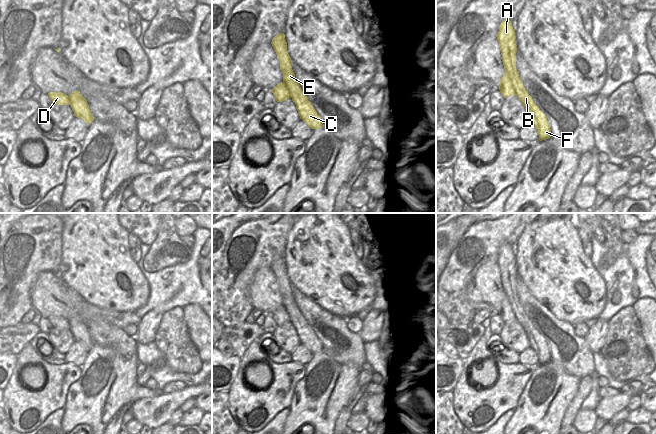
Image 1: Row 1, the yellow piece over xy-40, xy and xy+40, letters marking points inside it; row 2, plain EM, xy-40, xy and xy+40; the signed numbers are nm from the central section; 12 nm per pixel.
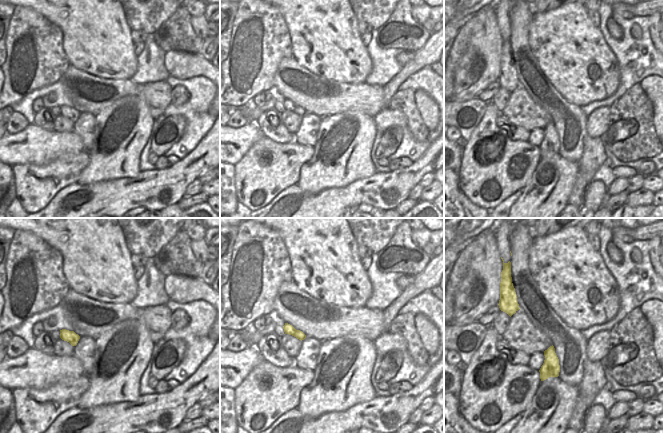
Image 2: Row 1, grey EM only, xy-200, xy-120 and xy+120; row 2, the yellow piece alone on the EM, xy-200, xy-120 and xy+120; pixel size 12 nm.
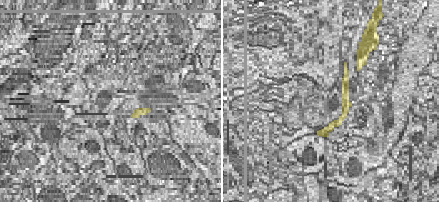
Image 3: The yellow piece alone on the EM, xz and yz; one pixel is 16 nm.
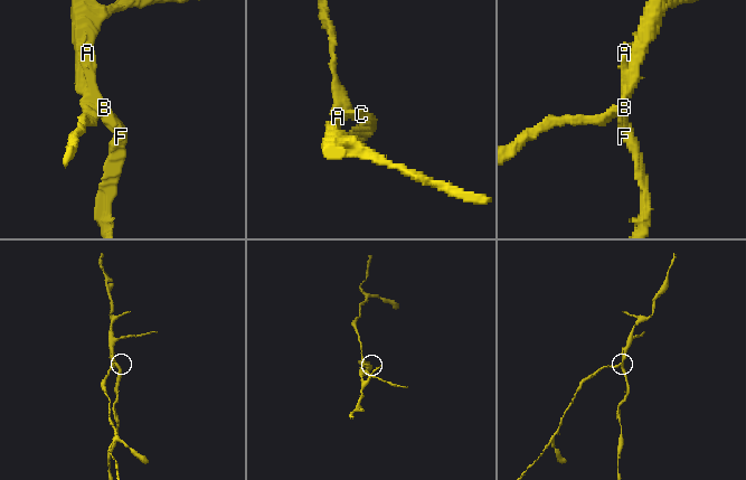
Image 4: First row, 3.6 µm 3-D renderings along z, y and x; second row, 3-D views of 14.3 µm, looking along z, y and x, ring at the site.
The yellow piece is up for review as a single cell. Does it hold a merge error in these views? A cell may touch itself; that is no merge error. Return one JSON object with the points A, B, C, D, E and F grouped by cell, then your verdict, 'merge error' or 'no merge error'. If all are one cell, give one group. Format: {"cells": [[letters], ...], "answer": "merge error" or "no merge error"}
{"cells": [["A", "B", "C", "E", "F"], ["D"]], "answer": "merge error"}

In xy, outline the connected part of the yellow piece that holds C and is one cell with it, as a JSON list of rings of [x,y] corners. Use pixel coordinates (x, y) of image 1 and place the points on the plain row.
[[[285,258],[276,259],[271,266],[279,286],[282,288],[283,306],[291,317],[292,325],[296,329],[300,343],[302,343],[311,353],[320,353],[324,350],[321,341],[318,339],[308,321],[302,315],[299,307],[295,303],[292,294],[292,284],[287,275]]]

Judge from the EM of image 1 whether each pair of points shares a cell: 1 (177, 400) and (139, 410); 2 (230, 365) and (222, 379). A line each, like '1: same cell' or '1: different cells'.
1: same cell
2: same cell

